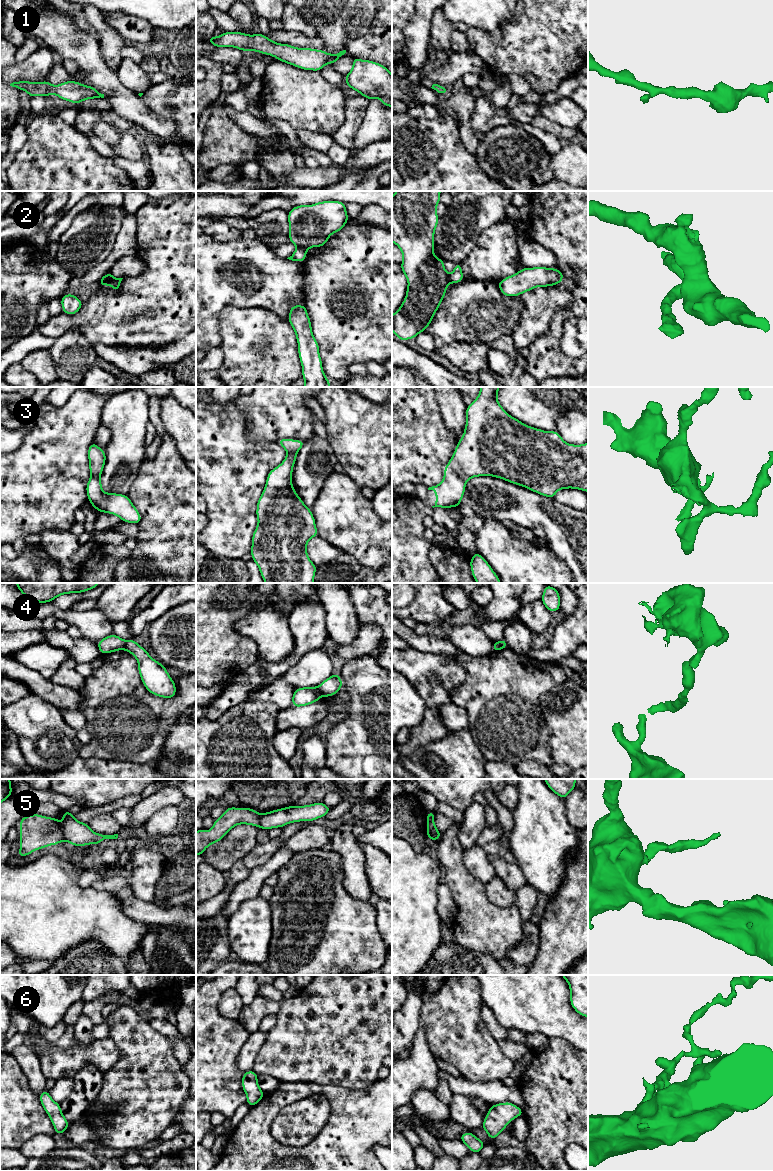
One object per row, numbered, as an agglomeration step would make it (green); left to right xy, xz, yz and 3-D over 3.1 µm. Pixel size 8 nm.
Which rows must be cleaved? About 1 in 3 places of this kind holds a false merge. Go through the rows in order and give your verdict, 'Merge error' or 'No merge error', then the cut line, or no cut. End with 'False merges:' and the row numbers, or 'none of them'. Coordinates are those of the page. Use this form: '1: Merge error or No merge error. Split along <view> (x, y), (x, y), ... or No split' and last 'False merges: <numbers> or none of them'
1: No merge error. No split
2: Merge error. Split along xz (298, 247), (306, 249)
3: No merge error. No split
4: Merge error. Split along xy (126, 641), (123, 648)
5: Merge error. Split along xy (61, 826), (64, 839)
6: No merge error. No split
False merges: 2, 4, 5

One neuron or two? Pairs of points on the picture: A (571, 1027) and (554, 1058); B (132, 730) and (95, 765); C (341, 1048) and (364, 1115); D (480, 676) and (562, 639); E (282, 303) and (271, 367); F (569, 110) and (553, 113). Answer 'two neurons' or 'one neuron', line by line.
A: two neurons
B: two neurons
C: two neurons
D: two neurons
E: two neurons
F: one neuron

